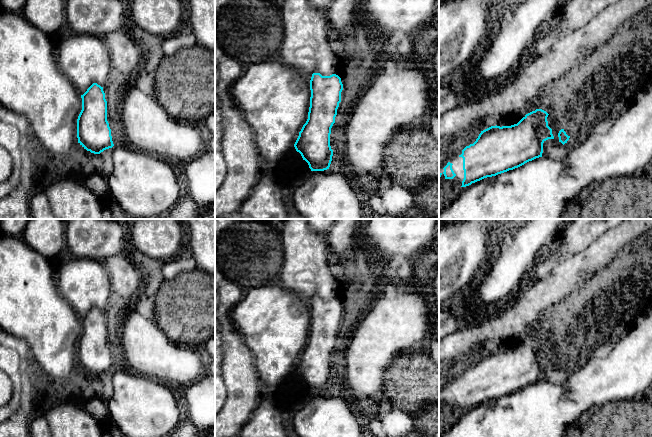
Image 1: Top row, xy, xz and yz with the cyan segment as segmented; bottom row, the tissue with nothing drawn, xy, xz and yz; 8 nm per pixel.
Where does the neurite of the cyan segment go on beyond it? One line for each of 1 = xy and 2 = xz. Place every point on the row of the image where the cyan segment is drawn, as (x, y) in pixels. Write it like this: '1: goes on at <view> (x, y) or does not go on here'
1: does not go on here
2: does not go on here

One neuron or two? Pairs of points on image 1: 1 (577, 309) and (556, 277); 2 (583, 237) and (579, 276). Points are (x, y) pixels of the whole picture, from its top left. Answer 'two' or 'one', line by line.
1: two
2: two

